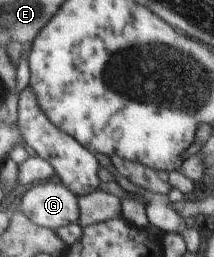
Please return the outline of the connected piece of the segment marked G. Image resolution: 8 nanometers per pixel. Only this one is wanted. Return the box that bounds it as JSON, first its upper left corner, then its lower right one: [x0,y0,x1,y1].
[22,182,80,230]

